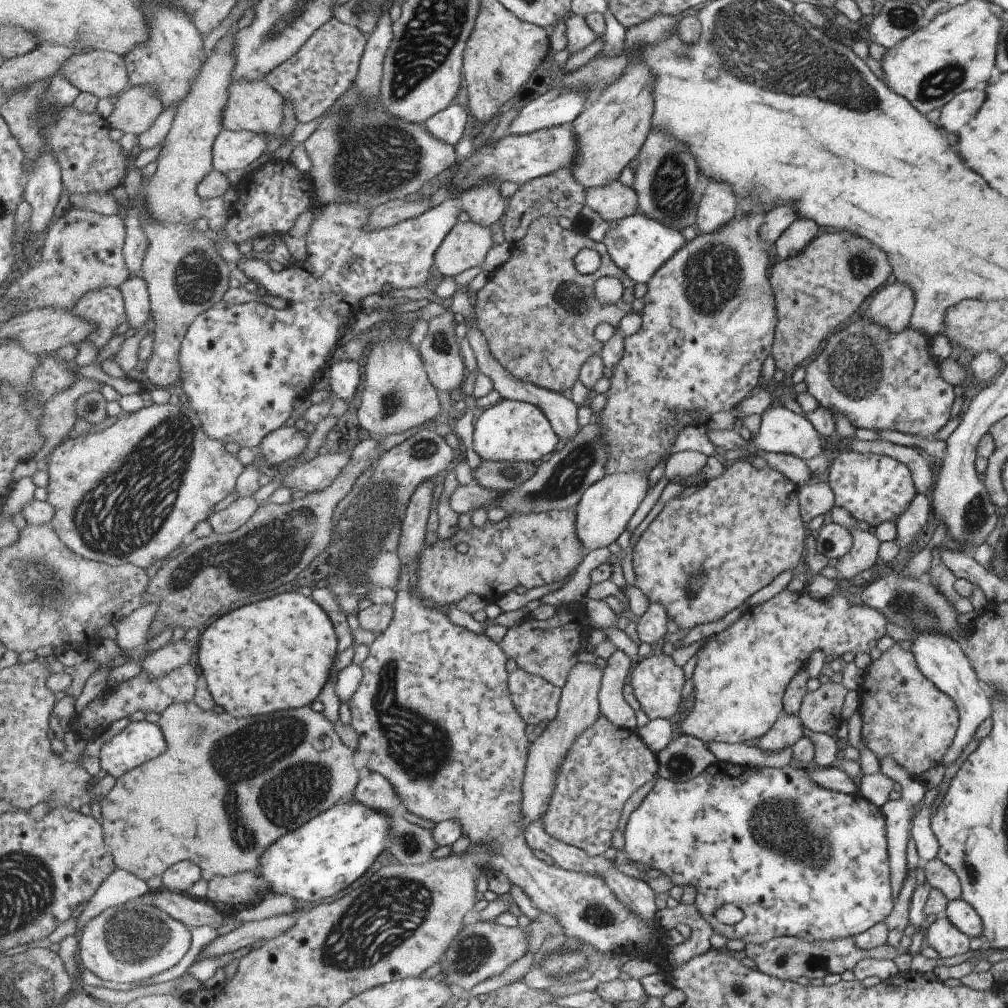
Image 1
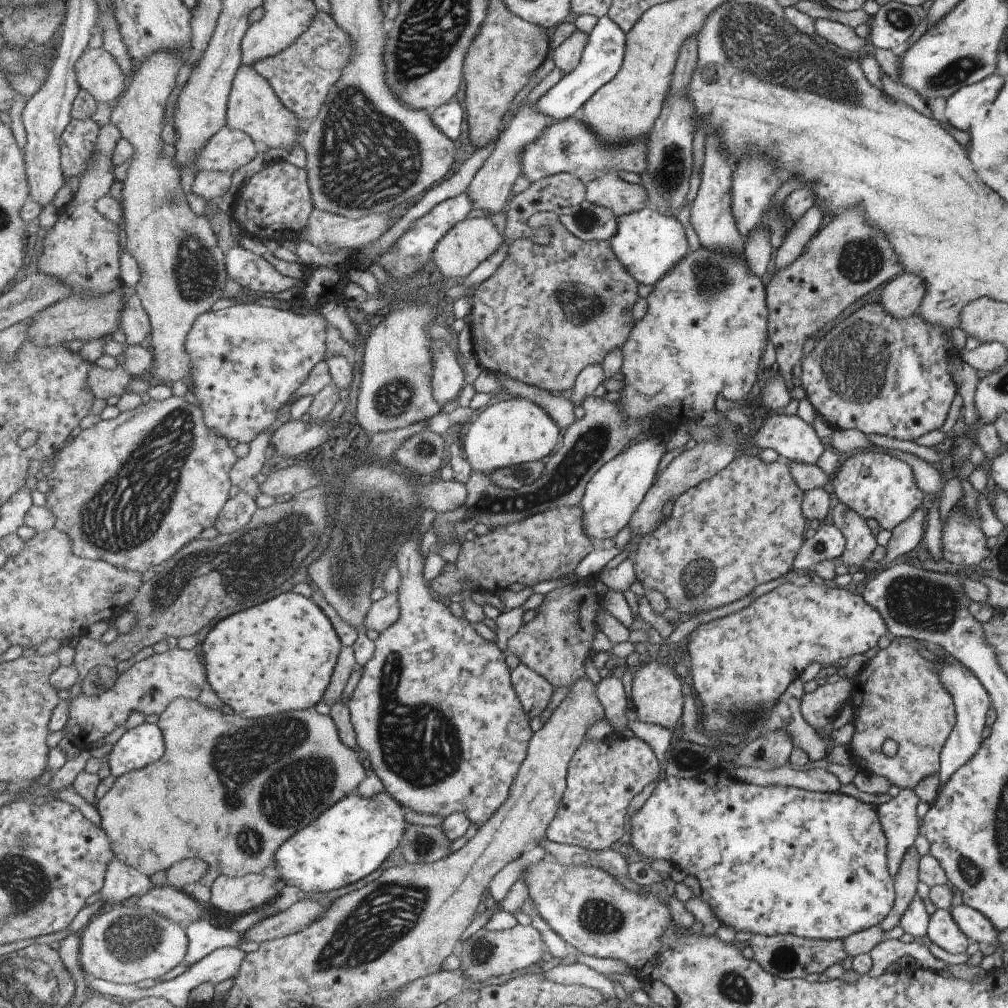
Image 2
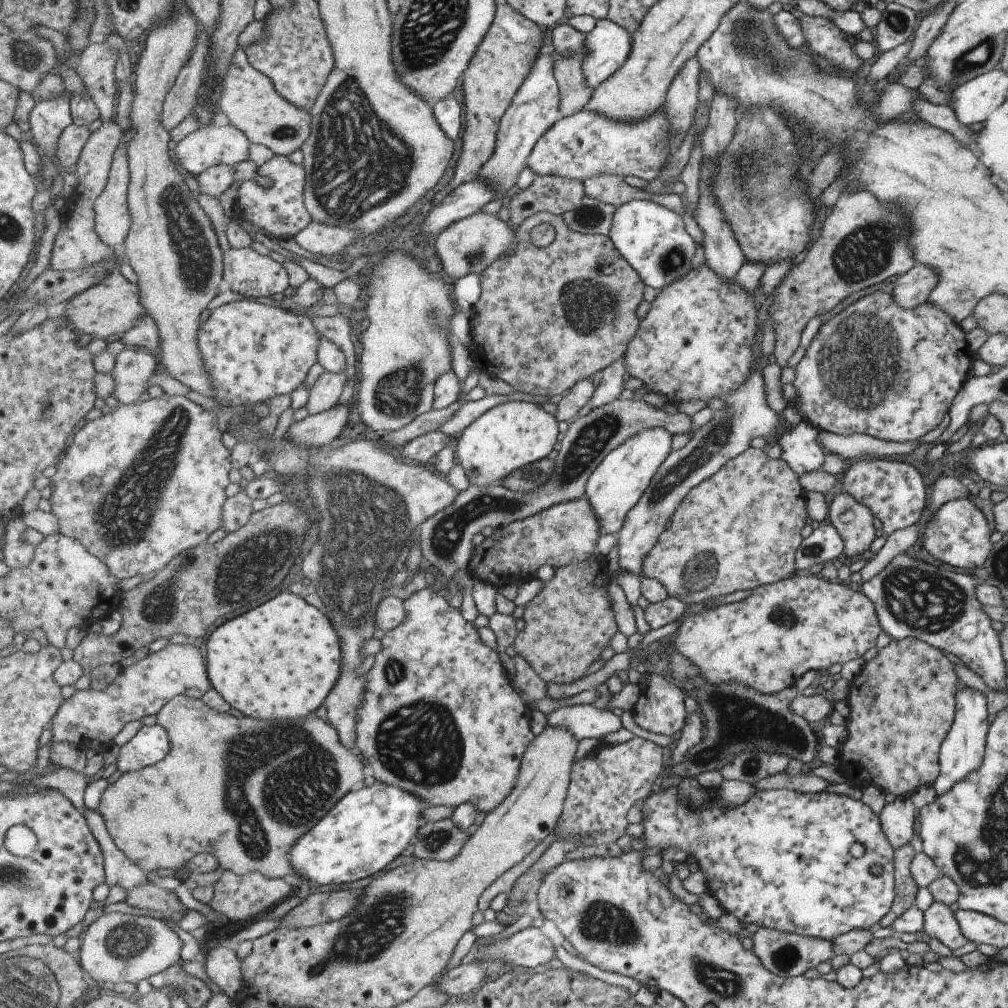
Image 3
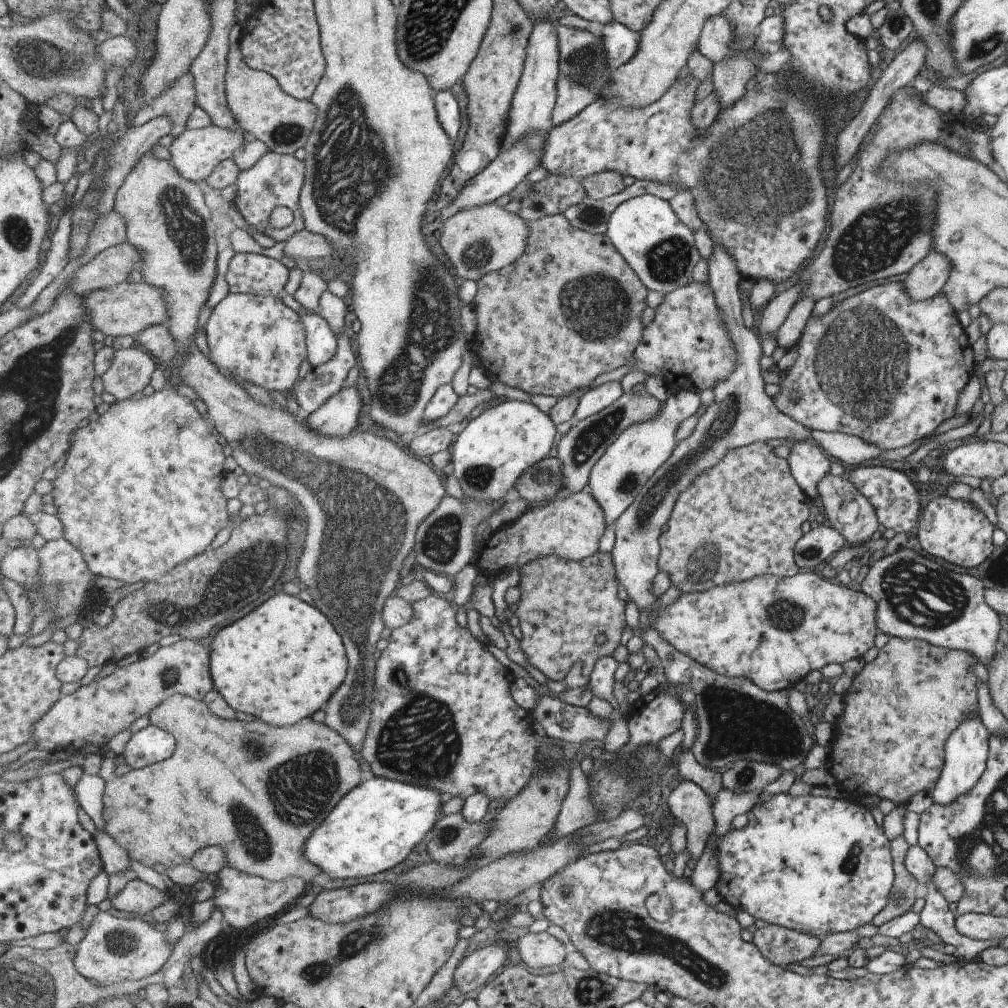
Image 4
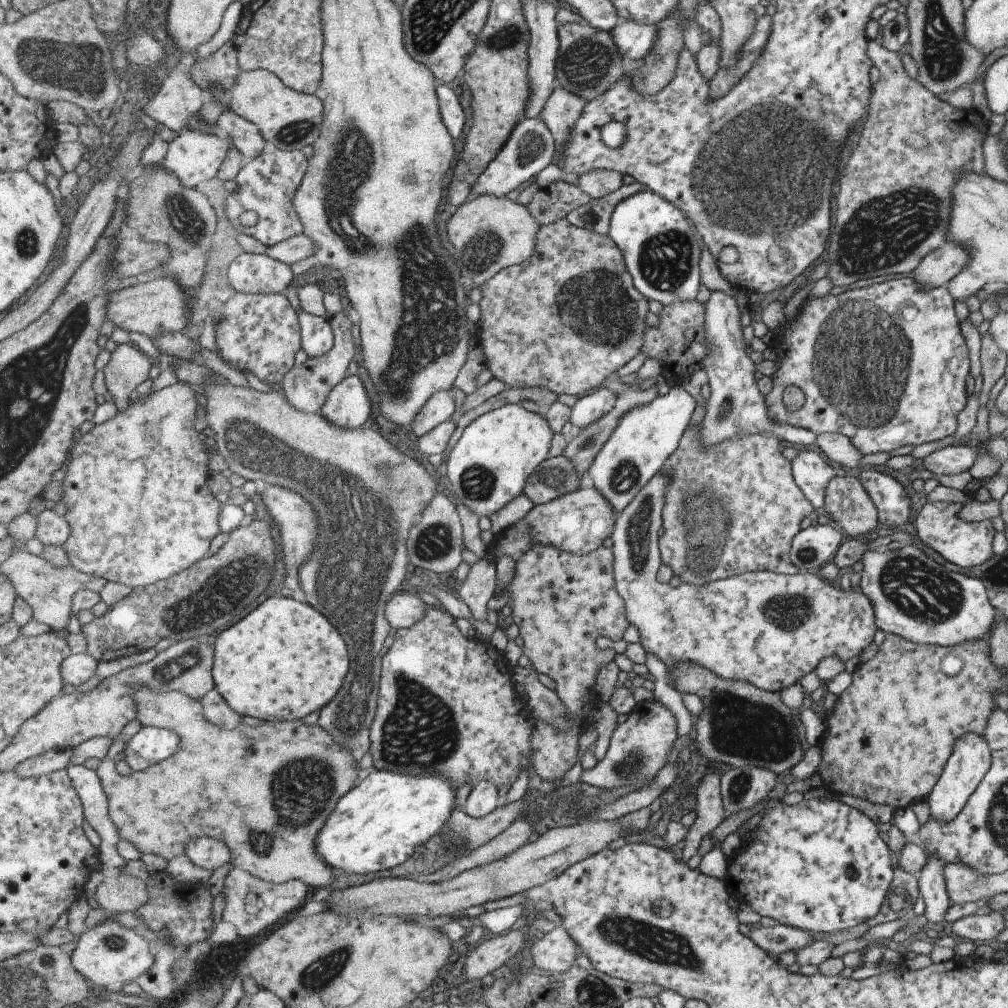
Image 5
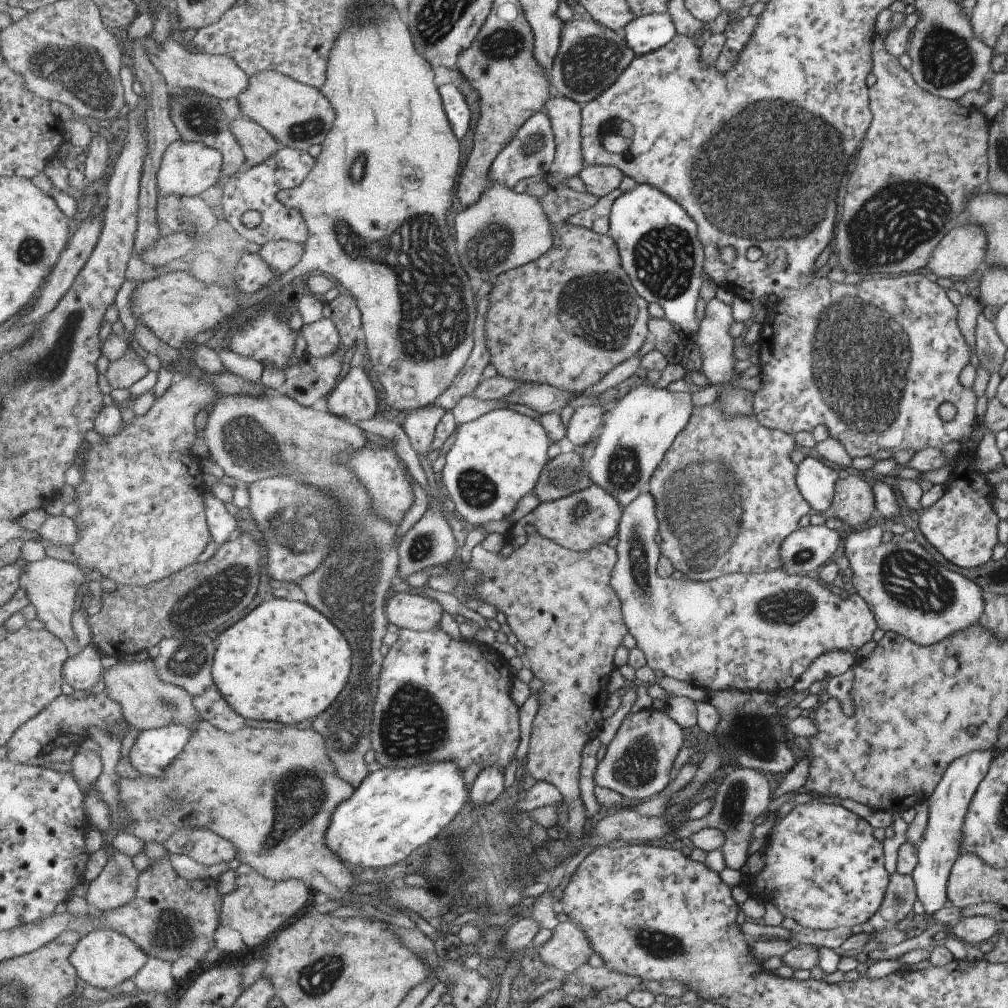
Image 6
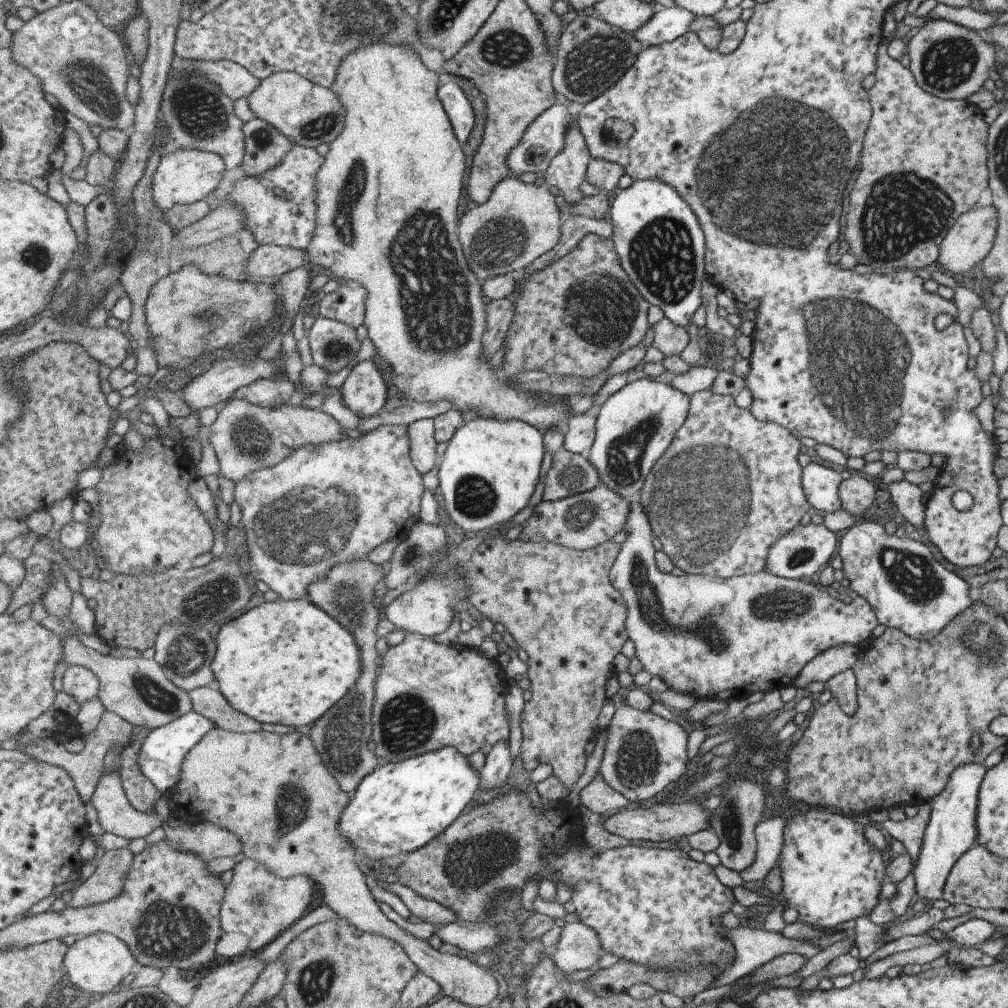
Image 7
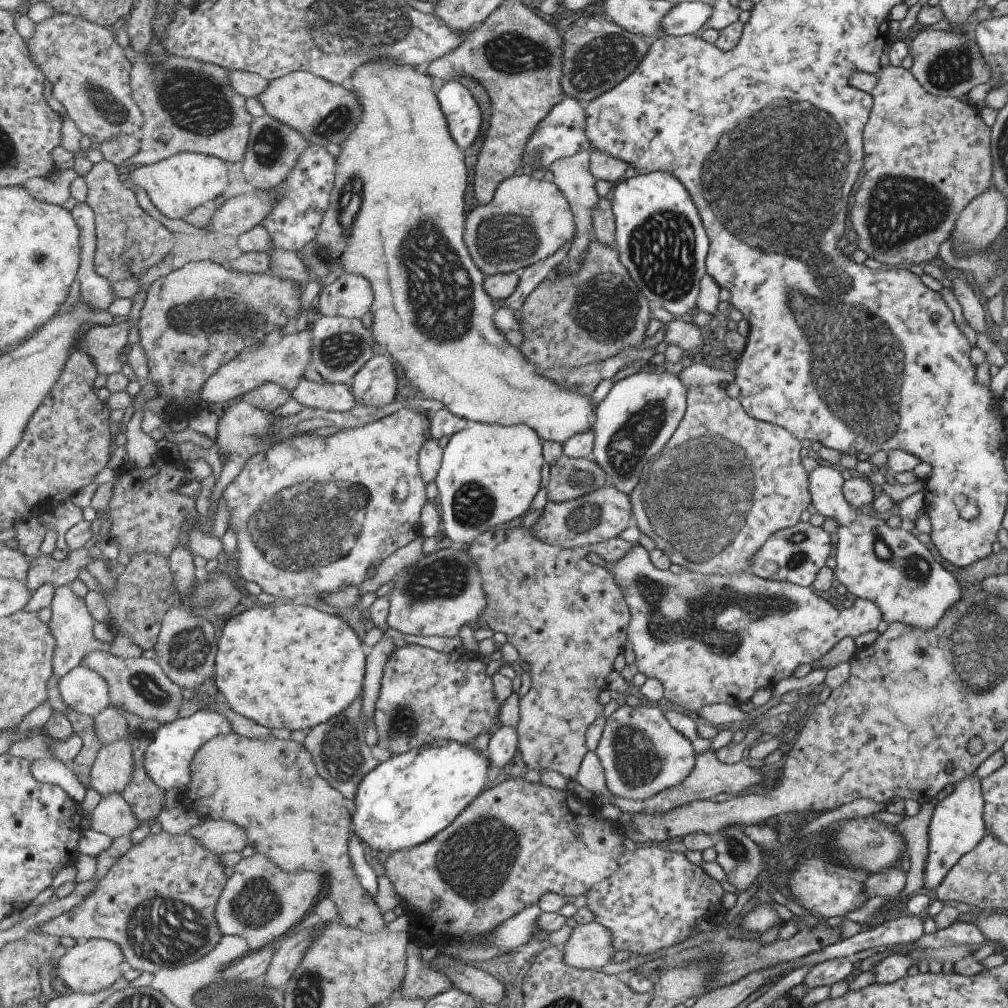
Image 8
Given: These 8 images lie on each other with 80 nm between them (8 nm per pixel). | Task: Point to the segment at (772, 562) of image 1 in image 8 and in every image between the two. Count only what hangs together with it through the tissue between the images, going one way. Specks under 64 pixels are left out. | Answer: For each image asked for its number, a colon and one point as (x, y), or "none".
2: (742, 527)
3: (749, 513)
4: (749, 498)
5: (735, 506)
6: (725, 492)
7: (727, 485)
8: (722, 476)

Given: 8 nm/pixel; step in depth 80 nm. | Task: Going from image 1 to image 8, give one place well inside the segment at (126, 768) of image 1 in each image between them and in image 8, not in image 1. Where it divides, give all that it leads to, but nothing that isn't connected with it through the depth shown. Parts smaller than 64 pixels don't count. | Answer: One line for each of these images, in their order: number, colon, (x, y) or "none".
2: (138, 747)
3: (151, 744)
4: (151, 745)
5: (150, 745)
6: (154, 750)
7: (163, 751)
8: (169, 759)

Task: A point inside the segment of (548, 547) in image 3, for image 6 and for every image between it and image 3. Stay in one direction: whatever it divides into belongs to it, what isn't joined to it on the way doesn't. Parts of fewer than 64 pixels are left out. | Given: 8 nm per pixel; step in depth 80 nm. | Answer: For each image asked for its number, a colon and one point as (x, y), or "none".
4: (570, 528)
5: (578, 522)
6: (586, 519)

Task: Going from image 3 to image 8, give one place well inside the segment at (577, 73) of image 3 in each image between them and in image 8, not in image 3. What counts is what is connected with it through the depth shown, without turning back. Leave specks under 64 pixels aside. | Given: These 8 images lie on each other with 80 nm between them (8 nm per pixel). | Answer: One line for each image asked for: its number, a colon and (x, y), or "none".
4: (572, 96)
5: (563, 108)
6: (564, 112)
7: (566, 171)
8: (571, 174)

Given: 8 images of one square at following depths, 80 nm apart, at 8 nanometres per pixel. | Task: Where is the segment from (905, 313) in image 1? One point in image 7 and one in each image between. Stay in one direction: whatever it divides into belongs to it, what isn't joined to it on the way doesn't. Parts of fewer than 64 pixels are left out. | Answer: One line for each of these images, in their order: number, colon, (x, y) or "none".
2: (900, 297)
3: (911, 289)
4: (923, 281)
5: (934, 270)
6: (959, 252)
7: (970, 238)

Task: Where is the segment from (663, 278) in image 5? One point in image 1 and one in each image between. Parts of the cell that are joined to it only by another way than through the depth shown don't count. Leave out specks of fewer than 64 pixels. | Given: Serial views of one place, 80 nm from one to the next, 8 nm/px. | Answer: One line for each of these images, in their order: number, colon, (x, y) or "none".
1: (639, 245)
2: (647, 243)
3: (652, 239)
4: (659, 248)

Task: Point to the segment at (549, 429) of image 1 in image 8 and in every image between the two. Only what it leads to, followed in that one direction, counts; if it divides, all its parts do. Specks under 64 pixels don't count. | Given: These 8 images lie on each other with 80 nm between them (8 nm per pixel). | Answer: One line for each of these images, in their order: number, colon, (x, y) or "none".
2: (511, 432)
3: (509, 436)
4: (489, 456)
5: (498, 452)
6: (497, 459)
7: (490, 469)
8: (490, 473)

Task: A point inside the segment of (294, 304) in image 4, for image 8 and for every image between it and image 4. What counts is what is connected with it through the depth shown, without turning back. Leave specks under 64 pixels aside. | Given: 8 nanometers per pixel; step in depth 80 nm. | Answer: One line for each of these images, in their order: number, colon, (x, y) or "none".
5: (318, 335)
6: (322, 337)
7: (333, 344)
8: (342, 346)

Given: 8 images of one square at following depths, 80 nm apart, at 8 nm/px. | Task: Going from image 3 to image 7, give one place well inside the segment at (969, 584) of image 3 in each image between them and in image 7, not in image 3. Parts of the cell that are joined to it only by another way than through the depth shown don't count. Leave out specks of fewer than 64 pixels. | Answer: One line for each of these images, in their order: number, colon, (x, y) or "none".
4: (916, 598)
5: (913, 597)
6: (910, 594)
7: (909, 591)

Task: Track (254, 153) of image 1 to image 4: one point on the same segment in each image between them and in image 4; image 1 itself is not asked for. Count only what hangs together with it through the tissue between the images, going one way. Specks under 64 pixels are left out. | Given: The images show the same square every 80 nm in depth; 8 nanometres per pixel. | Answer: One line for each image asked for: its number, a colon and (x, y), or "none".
2: (229, 149)
3: (208, 147)
4: (195, 154)

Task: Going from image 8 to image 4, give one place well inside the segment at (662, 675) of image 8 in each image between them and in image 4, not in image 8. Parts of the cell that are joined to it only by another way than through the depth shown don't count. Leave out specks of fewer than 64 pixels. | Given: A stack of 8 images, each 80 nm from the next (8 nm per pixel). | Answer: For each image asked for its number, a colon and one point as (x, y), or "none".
4: (773, 631)
5: (769, 629)
6: (757, 631)
7: (724, 639)

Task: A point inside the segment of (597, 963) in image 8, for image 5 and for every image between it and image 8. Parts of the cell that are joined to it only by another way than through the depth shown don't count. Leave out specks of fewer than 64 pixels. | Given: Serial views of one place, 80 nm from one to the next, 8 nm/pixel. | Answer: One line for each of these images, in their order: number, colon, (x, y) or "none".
5: (555, 951)
6: (568, 948)
7: (578, 948)

